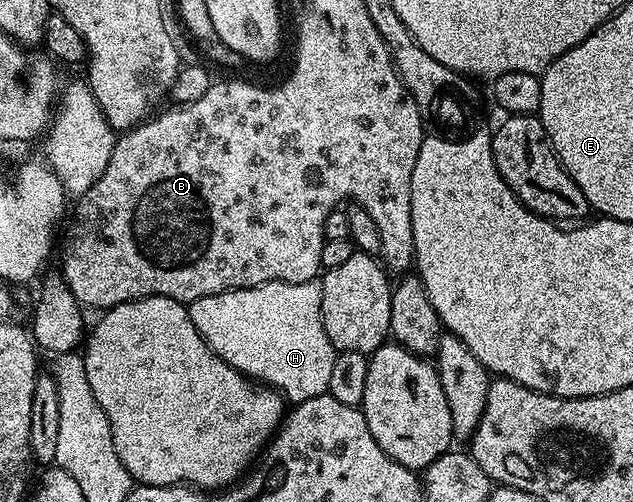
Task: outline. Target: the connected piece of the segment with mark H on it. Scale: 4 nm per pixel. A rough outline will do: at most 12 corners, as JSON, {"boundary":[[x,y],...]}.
{"boundary":[[322,284],[190,302],[229,367],[288,402],[327,392]]}

